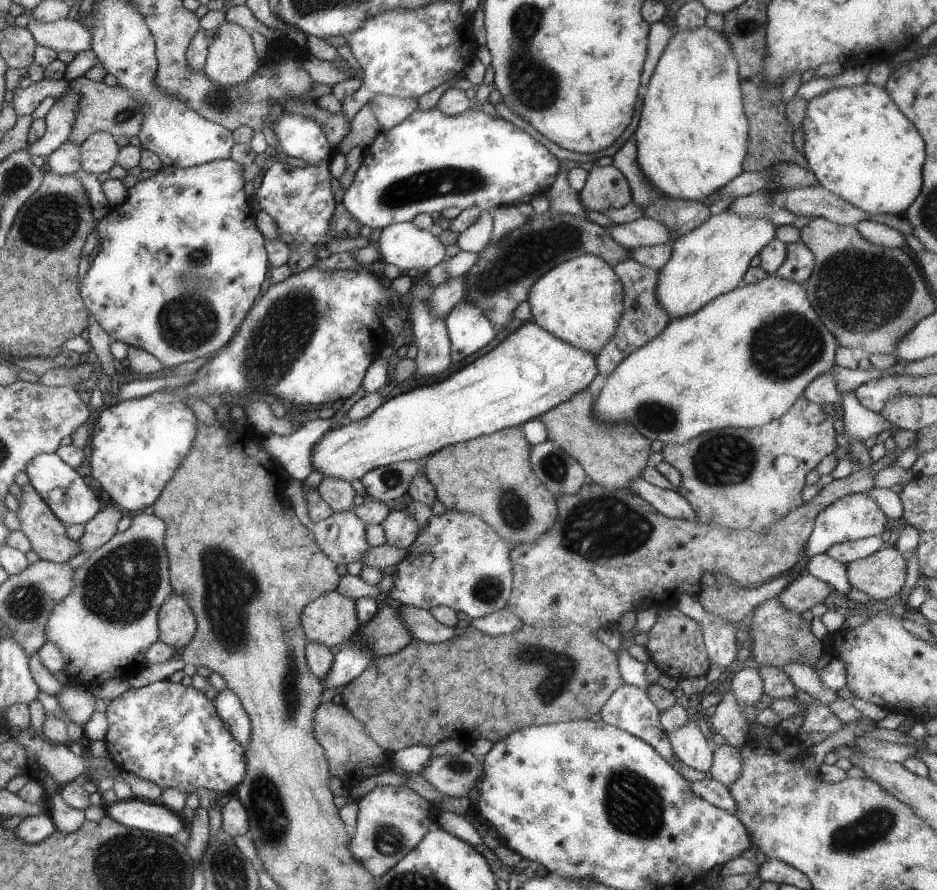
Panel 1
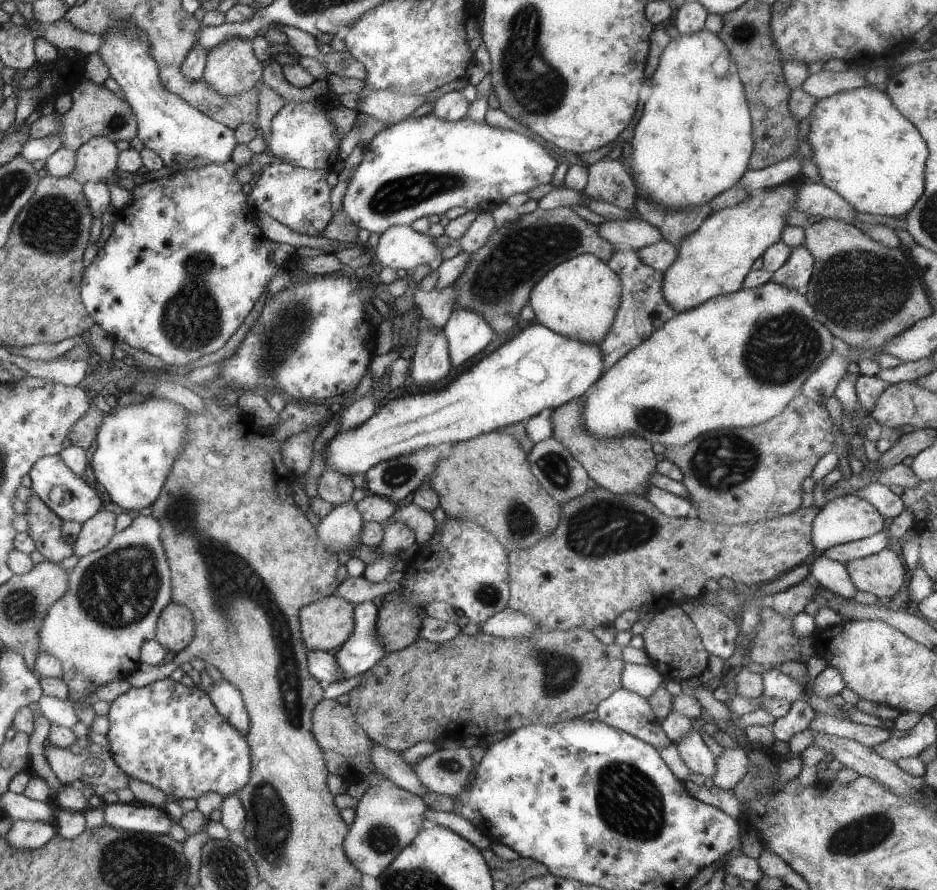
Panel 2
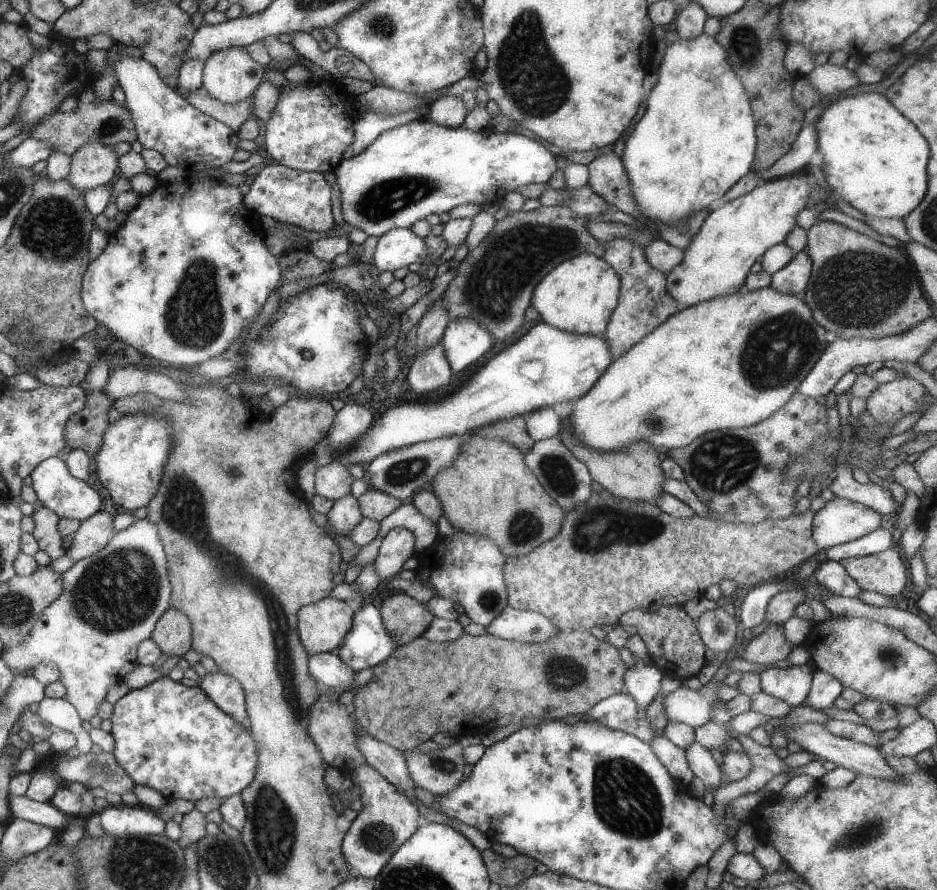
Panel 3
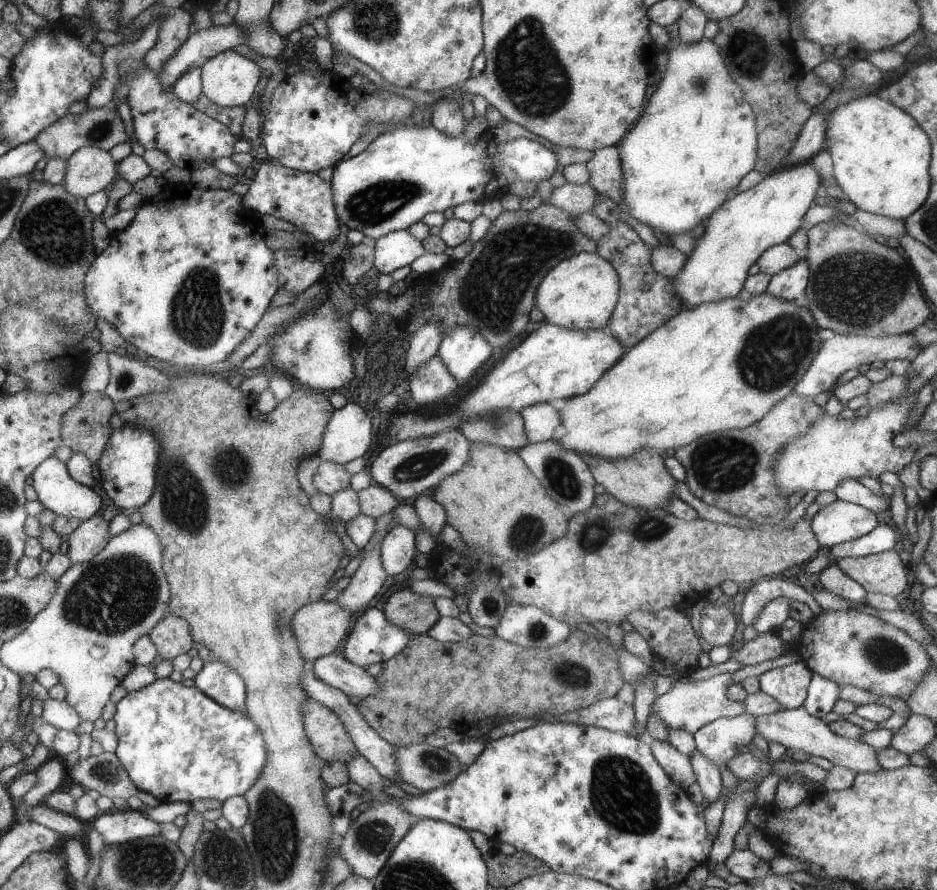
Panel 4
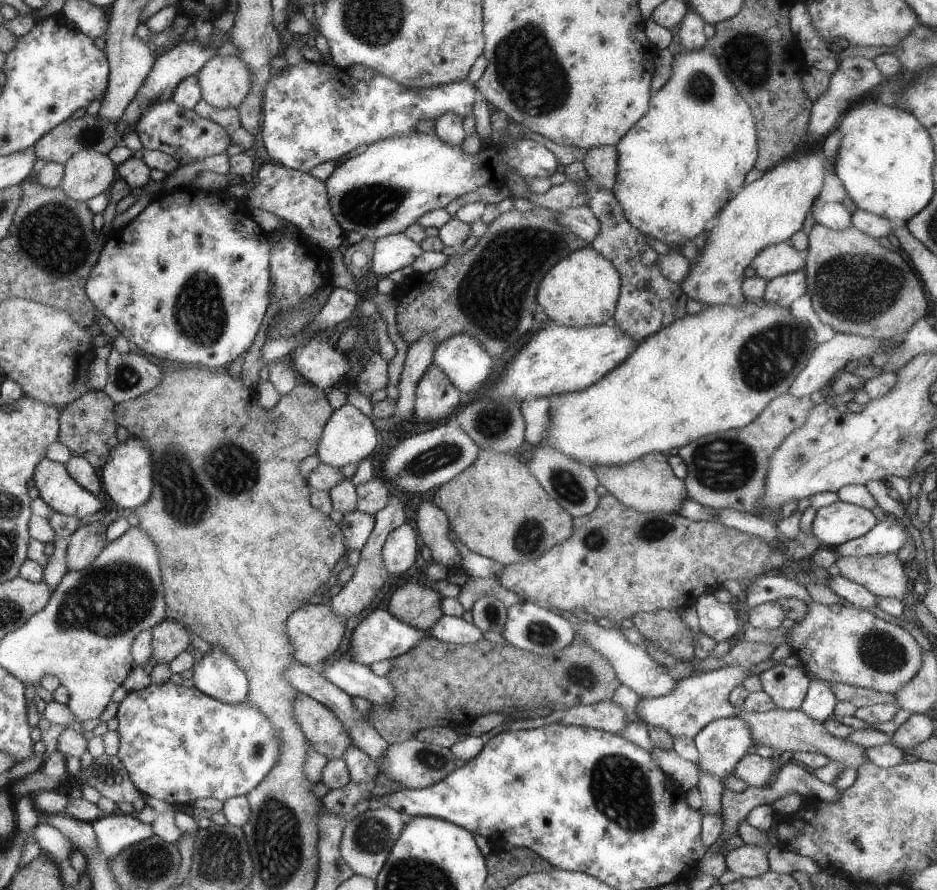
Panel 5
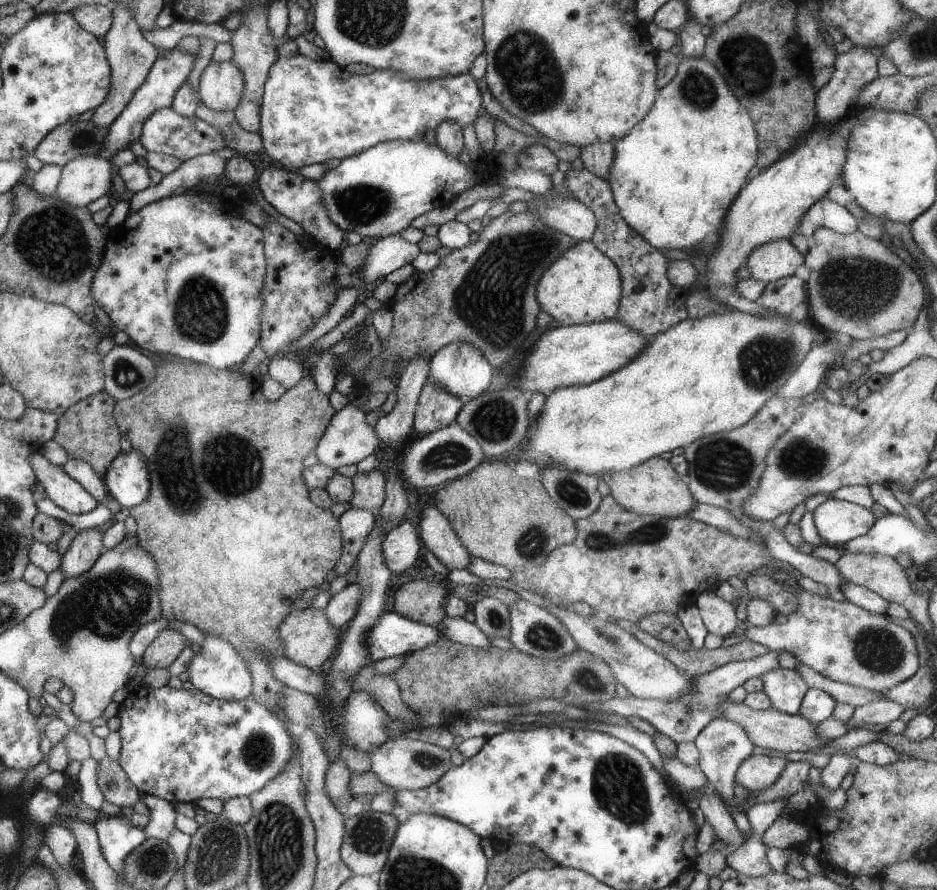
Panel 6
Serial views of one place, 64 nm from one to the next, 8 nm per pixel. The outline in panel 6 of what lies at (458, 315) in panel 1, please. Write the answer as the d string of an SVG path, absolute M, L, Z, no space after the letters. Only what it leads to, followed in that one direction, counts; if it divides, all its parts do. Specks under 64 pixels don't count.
M453 342L453 344L439 348L431 356L427 384L435 384L437 388L441 388L465 402L465 400L473 400L473 398L481 396L485 392L485 388L489 388L491 374L493 374L491 362L487 362L487 358L483 358L483 354L475 346Z

